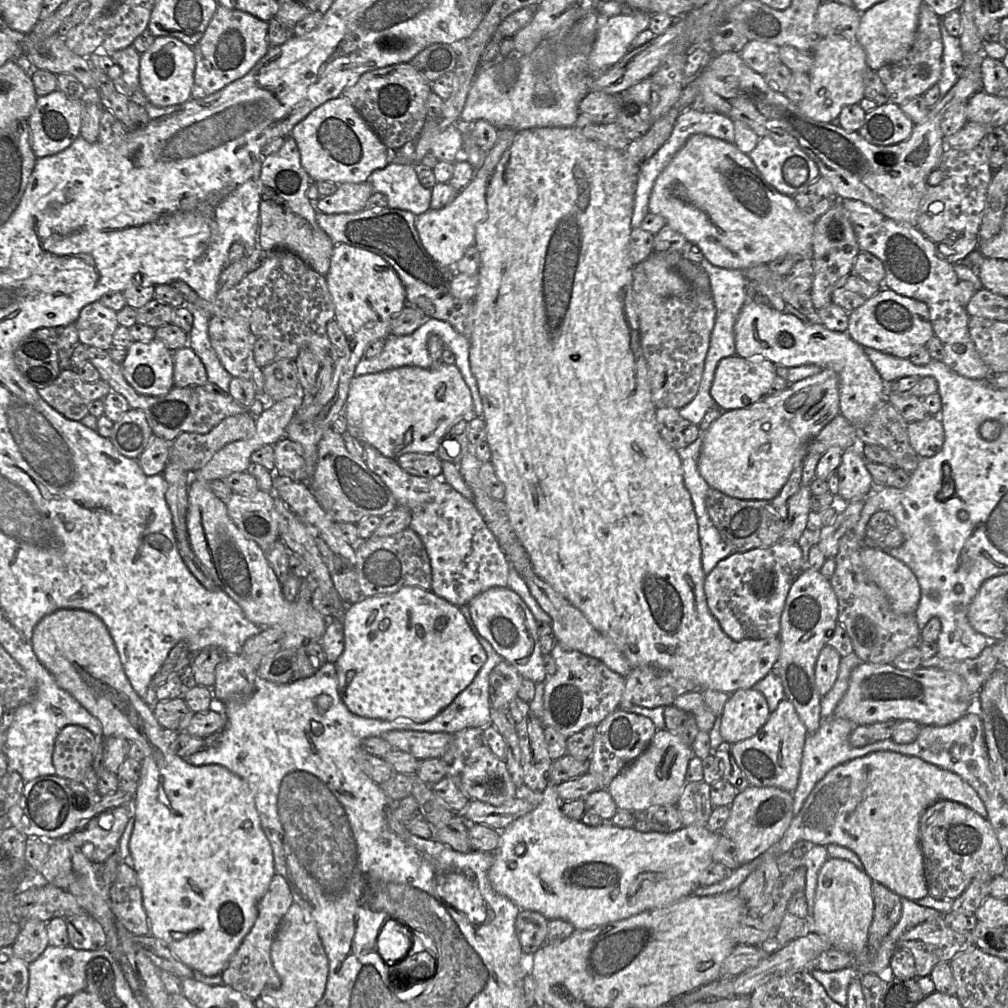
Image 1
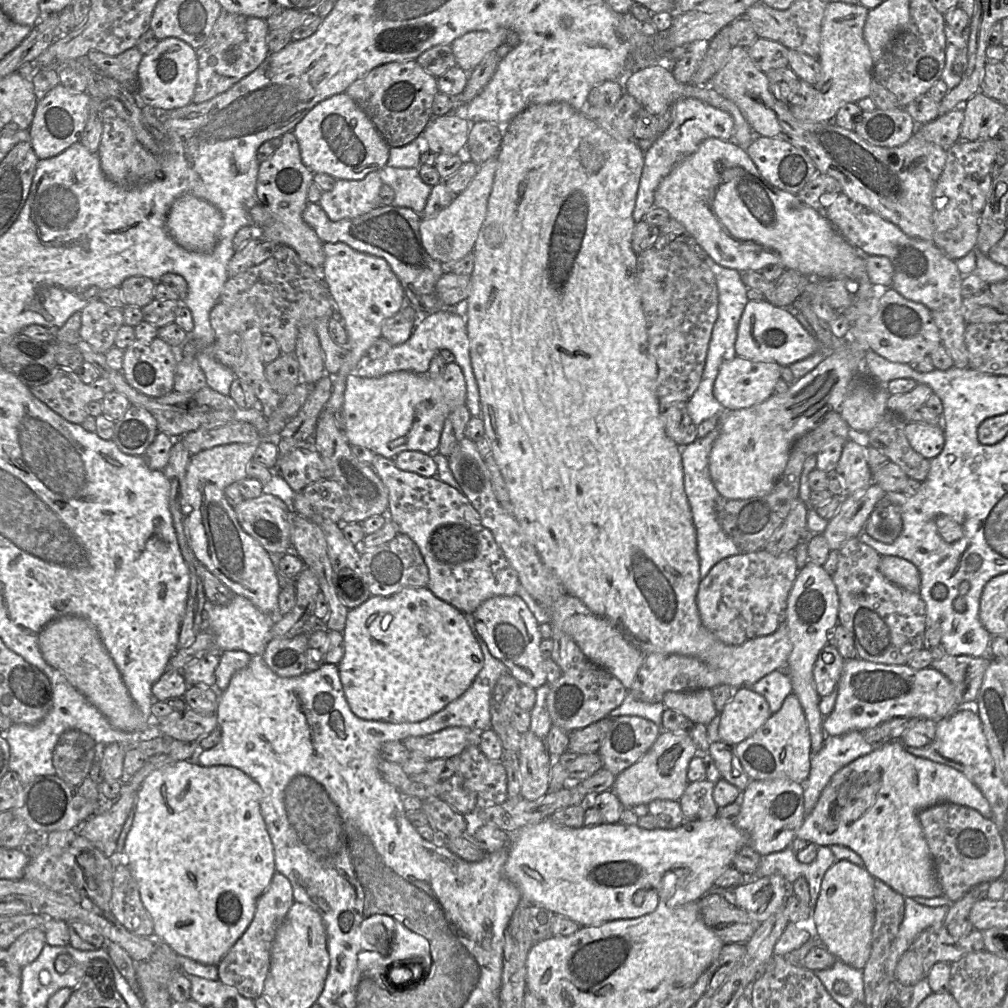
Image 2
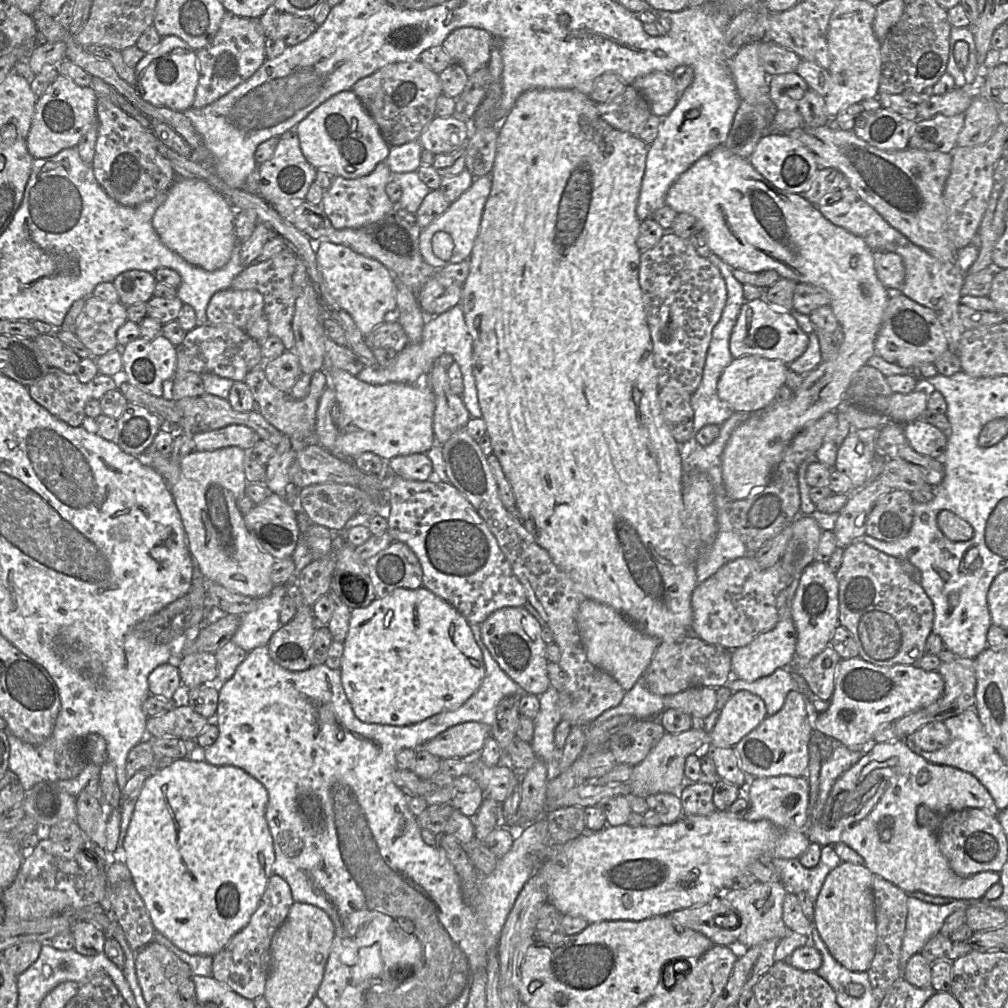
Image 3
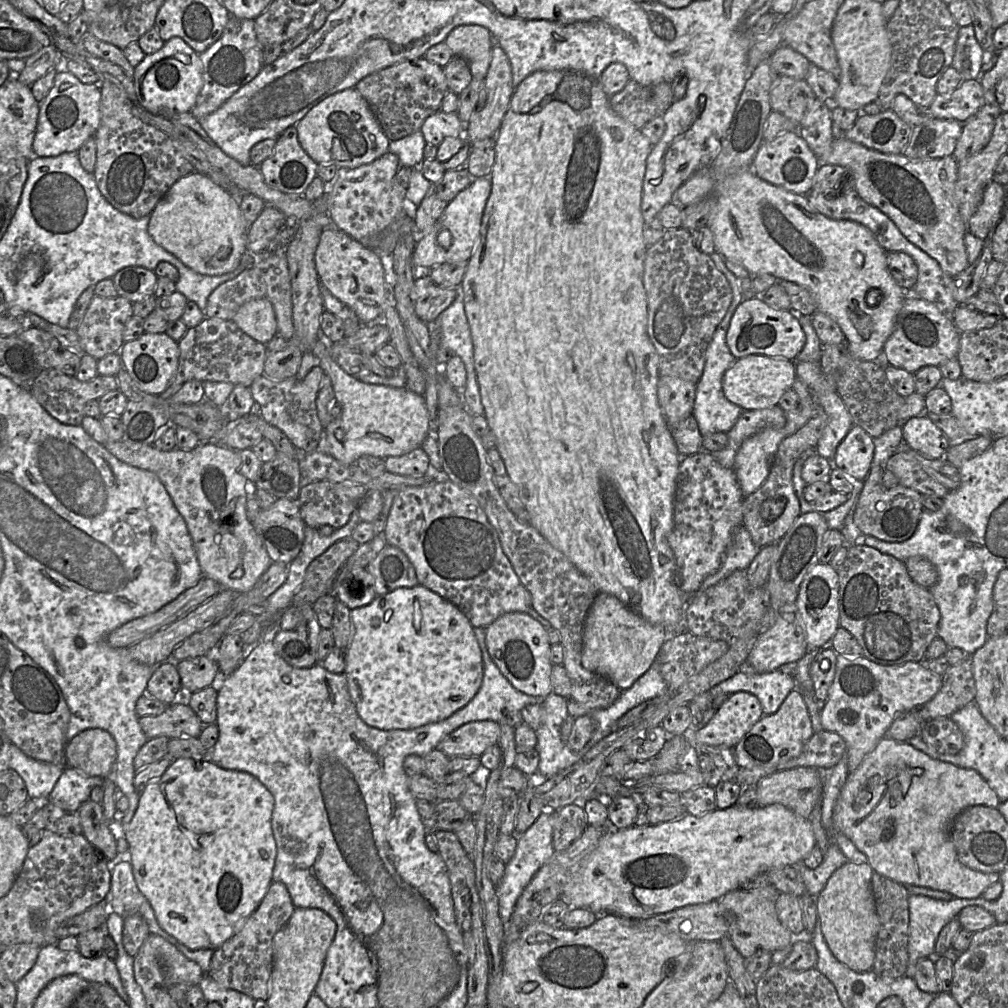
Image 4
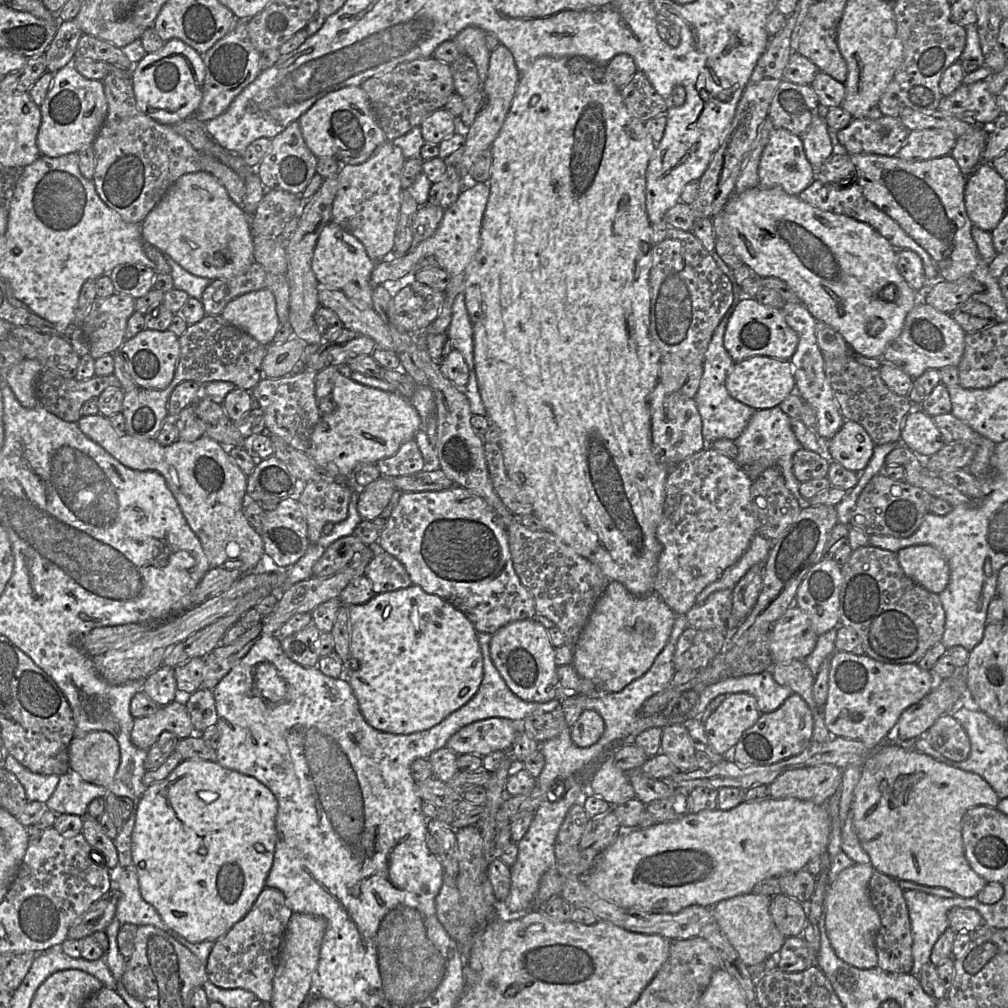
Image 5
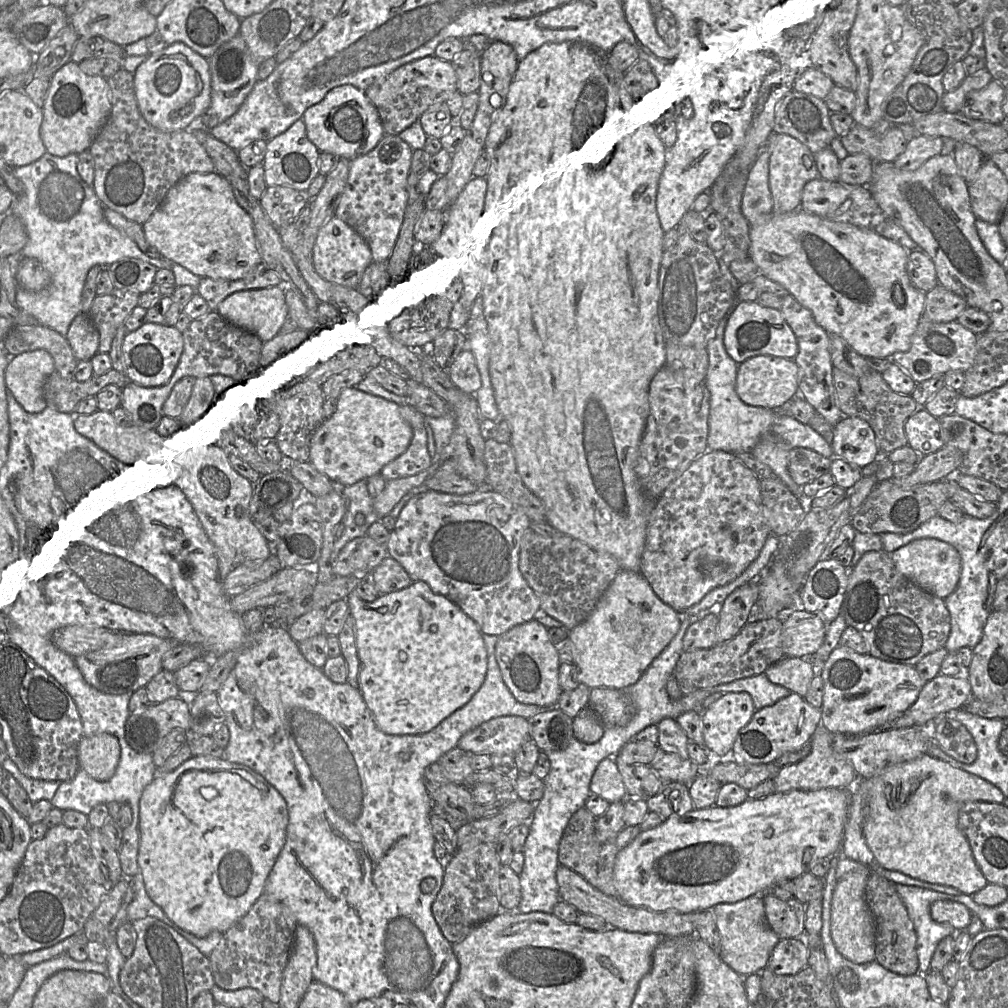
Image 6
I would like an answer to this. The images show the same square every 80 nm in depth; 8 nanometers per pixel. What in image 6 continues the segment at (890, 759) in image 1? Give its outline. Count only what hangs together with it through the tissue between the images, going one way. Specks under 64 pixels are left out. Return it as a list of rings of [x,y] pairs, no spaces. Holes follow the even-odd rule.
[[[926,753],[916,759],[891,765],[870,778],[868,793],[869,808],[863,835],[877,865],[928,883],[951,886],[967,895],[975,894],[988,884],[967,838],[958,826],[958,816],[964,802],[1003,803],[1005,796],[998,787]]]

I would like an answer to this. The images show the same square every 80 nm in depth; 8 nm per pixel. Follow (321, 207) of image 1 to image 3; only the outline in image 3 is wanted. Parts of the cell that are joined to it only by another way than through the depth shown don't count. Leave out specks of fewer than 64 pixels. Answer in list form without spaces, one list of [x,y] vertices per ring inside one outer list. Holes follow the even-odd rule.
[[[386,162],[379,163],[368,175],[346,179],[336,176],[331,186],[325,190],[321,206],[336,229],[360,228],[377,222],[395,208],[388,198],[385,187],[391,181],[391,171]]]

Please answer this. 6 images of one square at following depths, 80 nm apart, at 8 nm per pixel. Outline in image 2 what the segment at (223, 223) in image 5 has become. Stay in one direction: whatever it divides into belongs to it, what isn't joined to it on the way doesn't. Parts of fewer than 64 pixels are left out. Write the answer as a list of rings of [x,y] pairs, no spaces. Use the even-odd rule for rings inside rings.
[[[189,194],[172,203],[166,218],[169,236],[182,248],[197,253],[214,249],[222,225],[223,217],[215,206]]]

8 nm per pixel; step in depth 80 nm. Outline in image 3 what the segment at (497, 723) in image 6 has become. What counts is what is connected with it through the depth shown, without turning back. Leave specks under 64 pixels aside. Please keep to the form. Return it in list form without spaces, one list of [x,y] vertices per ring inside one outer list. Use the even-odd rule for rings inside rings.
[[[465,722],[445,730],[418,749],[440,759],[469,759],[479,755],[490,735],[490,726],[479,722]]]

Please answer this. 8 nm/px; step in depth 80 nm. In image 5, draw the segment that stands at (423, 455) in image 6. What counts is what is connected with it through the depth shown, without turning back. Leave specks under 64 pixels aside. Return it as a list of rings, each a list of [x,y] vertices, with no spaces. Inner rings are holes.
[[[412,439],[404,443],[394,455],[379,460],[377,467],[381,476],[407,476],[423,471],[424,459],[415,439]]]

